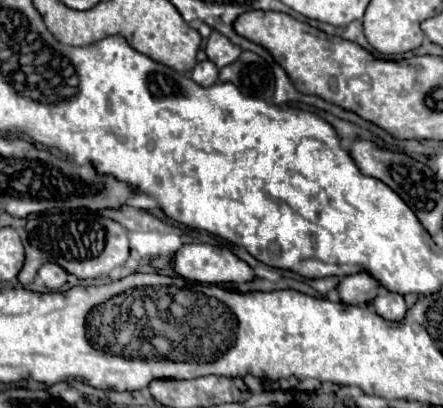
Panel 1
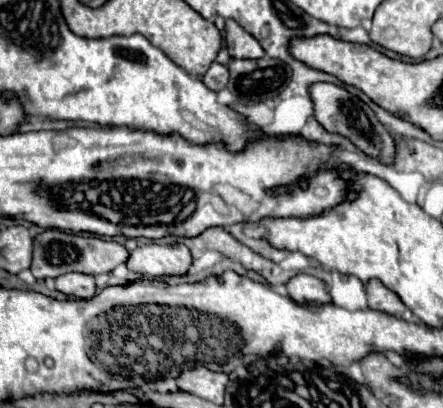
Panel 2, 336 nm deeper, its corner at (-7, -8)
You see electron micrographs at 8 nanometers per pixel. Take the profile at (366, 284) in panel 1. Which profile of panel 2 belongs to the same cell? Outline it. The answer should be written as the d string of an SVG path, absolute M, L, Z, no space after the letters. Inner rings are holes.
M308 274L292 276L286 282L286 290L288 290L288 296L300 304L306 304L306 302L308 304L326 304L326 302L330 302L330 294L324 288L324 282L314 276L308 276Z

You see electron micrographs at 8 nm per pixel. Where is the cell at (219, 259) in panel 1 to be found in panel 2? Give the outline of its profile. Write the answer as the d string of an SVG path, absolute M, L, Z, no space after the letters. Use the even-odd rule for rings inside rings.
M144 244L130 252L126 266L148 278L180 276L186 274L192 264L192 254L184 244Z

